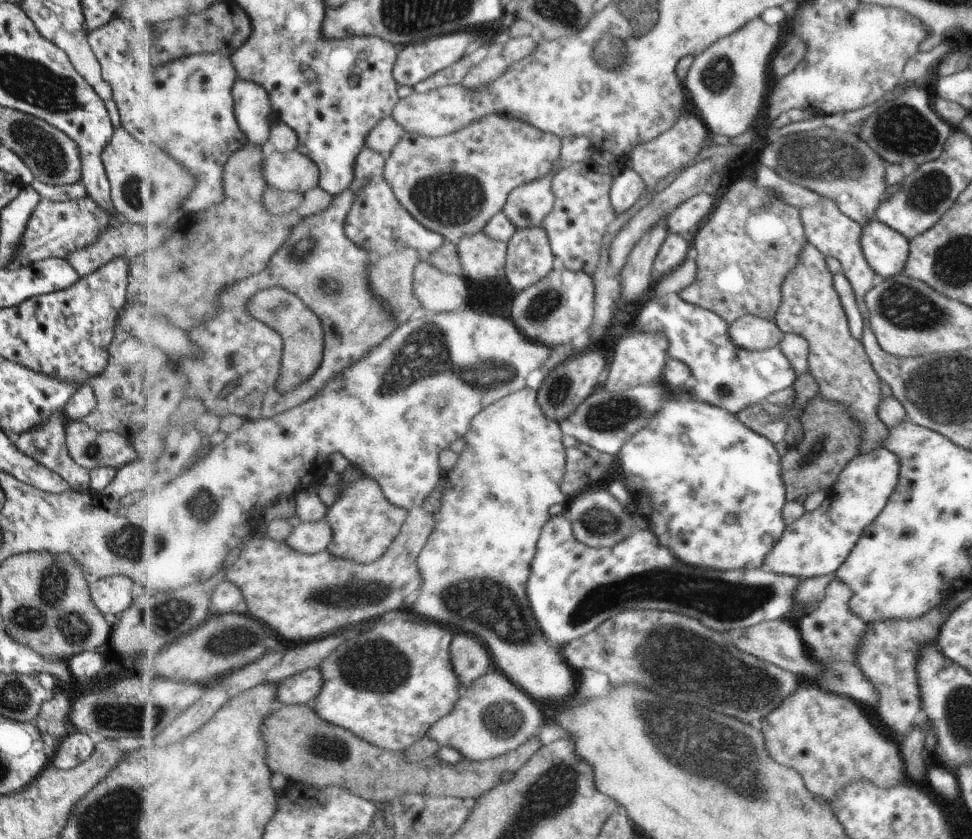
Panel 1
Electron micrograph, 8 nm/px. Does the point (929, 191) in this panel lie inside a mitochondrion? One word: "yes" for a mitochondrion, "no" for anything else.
yes

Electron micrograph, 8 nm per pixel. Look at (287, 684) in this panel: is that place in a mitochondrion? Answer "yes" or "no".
no

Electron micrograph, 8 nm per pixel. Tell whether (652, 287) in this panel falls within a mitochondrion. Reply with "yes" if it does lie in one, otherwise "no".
no

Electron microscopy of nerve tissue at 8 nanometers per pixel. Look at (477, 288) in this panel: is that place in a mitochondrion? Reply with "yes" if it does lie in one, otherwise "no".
yes

